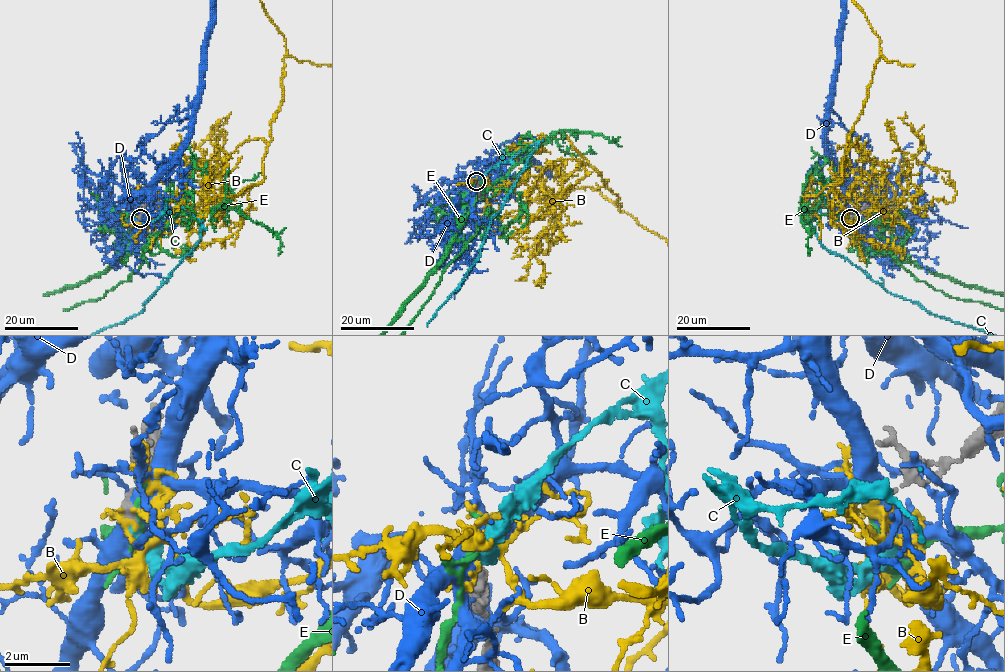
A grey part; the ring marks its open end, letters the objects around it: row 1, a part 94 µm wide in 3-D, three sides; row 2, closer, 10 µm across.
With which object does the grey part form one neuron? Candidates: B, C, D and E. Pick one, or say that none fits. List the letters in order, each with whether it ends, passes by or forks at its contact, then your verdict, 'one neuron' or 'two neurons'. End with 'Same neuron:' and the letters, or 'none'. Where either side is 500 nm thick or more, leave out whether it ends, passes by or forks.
B: it passes by | two neurons
C: it ends | one neuron
D: two neurons
E: it passes by | two neurons
Same neuron: C

